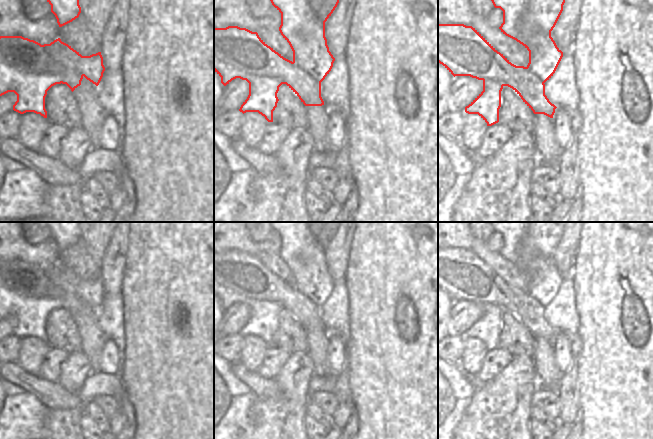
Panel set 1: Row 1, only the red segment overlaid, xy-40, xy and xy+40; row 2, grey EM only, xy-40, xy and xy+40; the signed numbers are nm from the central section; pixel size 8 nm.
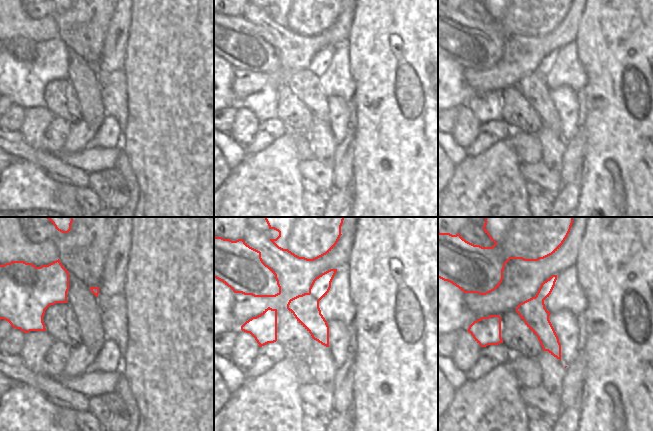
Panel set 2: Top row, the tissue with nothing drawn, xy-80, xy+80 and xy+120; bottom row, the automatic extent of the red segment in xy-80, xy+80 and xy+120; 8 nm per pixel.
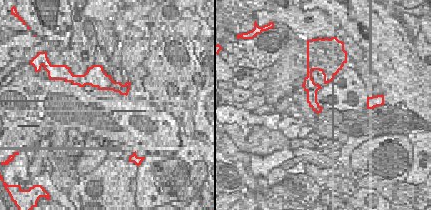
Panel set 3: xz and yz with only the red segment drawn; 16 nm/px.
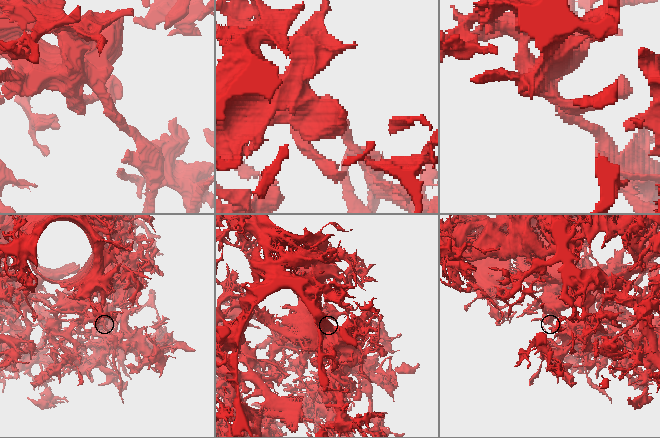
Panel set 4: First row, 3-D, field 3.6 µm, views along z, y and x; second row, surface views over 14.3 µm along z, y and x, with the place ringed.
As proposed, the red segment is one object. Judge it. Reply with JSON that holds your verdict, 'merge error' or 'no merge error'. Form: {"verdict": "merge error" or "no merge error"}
{"verdict": "merge error"}

